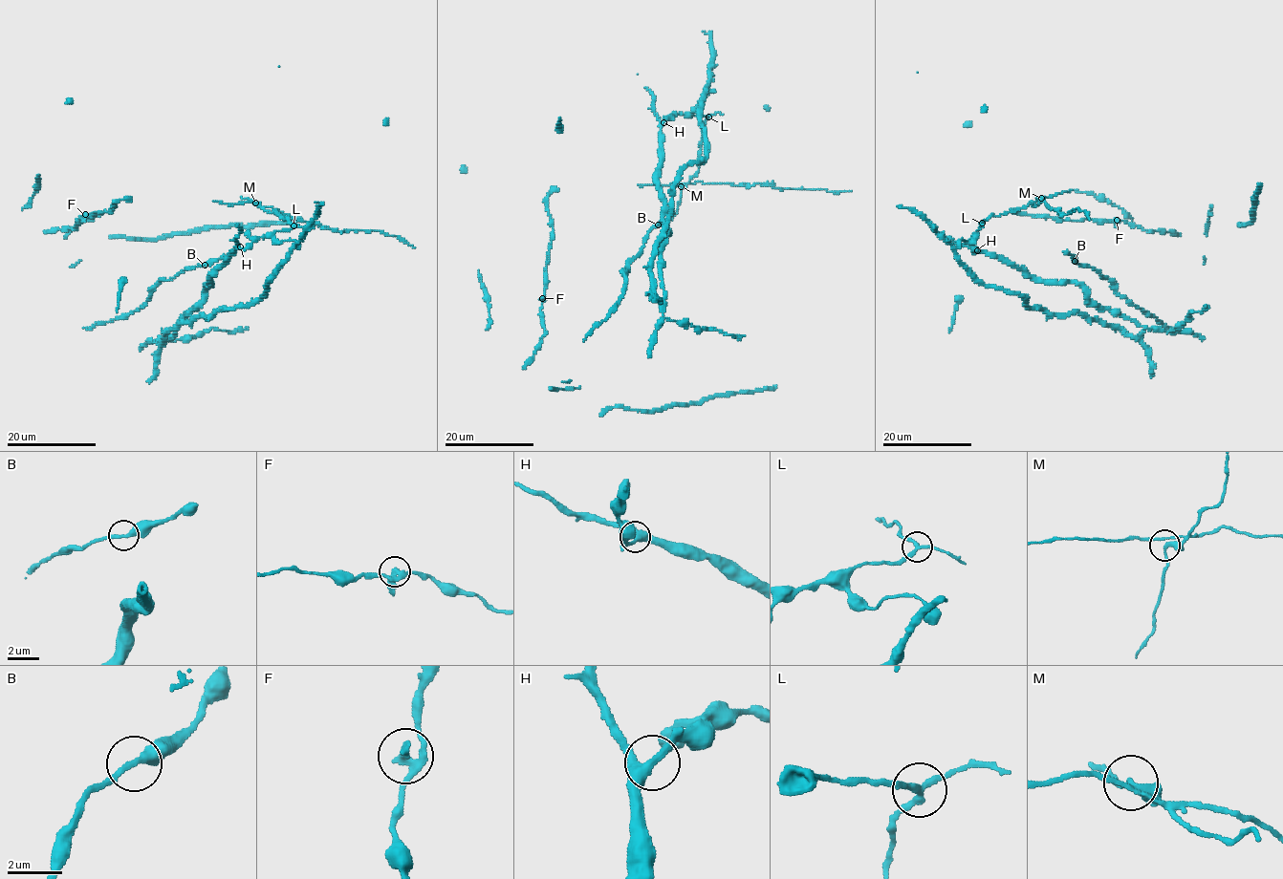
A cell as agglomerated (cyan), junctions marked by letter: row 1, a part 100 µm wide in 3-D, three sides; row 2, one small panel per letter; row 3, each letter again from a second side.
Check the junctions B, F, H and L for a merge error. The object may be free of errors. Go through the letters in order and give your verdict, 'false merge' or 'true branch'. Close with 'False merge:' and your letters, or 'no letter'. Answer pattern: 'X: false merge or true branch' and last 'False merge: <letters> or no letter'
B: true branch
F: true branch
H: true branch
L: false merge
False merge: L

